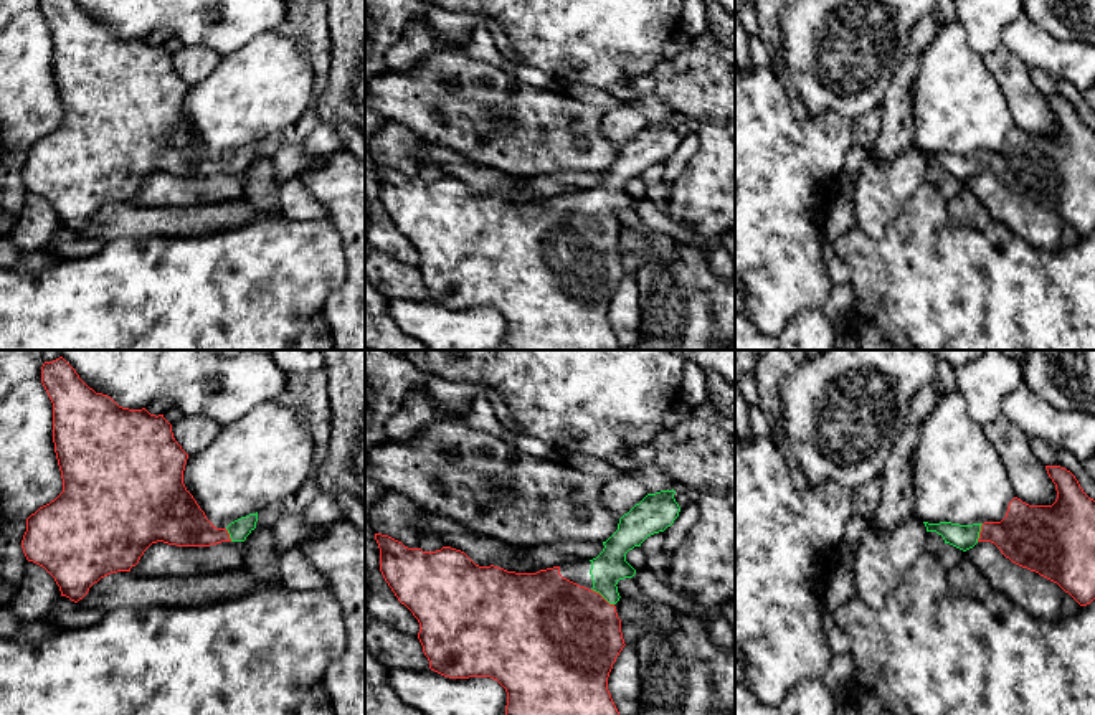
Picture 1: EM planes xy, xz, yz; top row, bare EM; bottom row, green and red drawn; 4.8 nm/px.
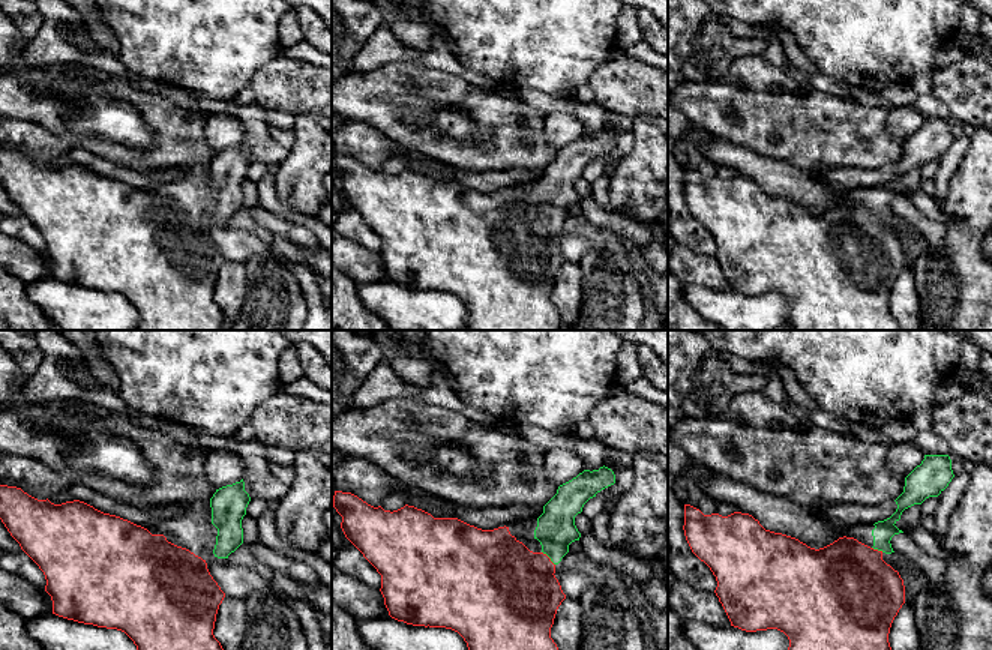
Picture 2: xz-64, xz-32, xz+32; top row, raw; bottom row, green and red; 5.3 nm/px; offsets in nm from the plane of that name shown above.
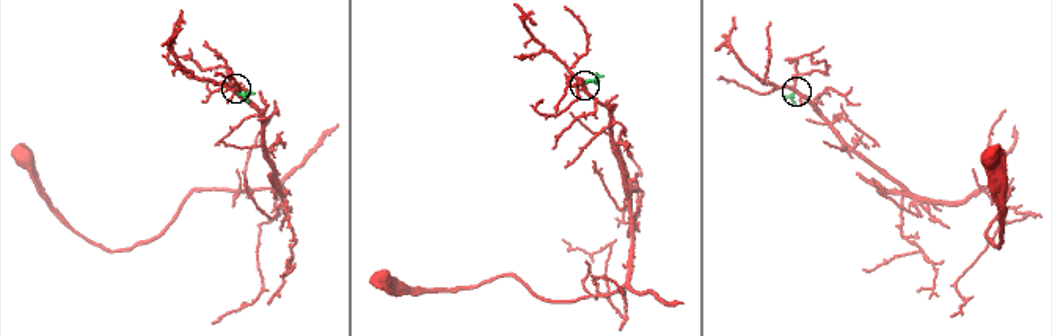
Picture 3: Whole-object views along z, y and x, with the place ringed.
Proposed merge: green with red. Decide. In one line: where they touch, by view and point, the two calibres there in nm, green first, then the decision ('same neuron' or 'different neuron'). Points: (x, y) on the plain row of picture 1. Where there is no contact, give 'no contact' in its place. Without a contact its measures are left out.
xz (603, 227) | 160/500 nm | same neuron

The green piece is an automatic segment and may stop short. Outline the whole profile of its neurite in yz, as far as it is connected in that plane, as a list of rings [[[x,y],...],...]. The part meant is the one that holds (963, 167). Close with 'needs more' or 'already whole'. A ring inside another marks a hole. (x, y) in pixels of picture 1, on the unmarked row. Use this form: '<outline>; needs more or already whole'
[[[1065,97],[1045,99],[1057,121],[1052,135],[1029,135],[1014,127],[1001,152],[923,154],[963,182],[978,172],[994,173],[1012,193],[1057,213],[1087,236],[1095,230],[1095,130]]]; needs more

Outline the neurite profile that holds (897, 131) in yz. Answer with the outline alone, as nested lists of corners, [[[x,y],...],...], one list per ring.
[[[933,8],[910,30],[903,59],[880,106],[884,112],[882,129],[874,147],[869,150],[869,157],[875,162],[889,162],[892,157],[913,145],[913,83],[920,58],[927,46],[936,38],[941,26],[940,15],[936,8]]]

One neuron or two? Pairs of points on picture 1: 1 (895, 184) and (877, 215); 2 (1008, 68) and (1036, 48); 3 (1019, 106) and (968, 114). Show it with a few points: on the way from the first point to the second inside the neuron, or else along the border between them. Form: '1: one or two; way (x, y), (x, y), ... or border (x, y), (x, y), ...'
1: one; way (887, 192), (877, 202), (877, 207)
2: two; border (1003, 43), (1028, 65)
3: two; border (991, 73), (1016, 126)

